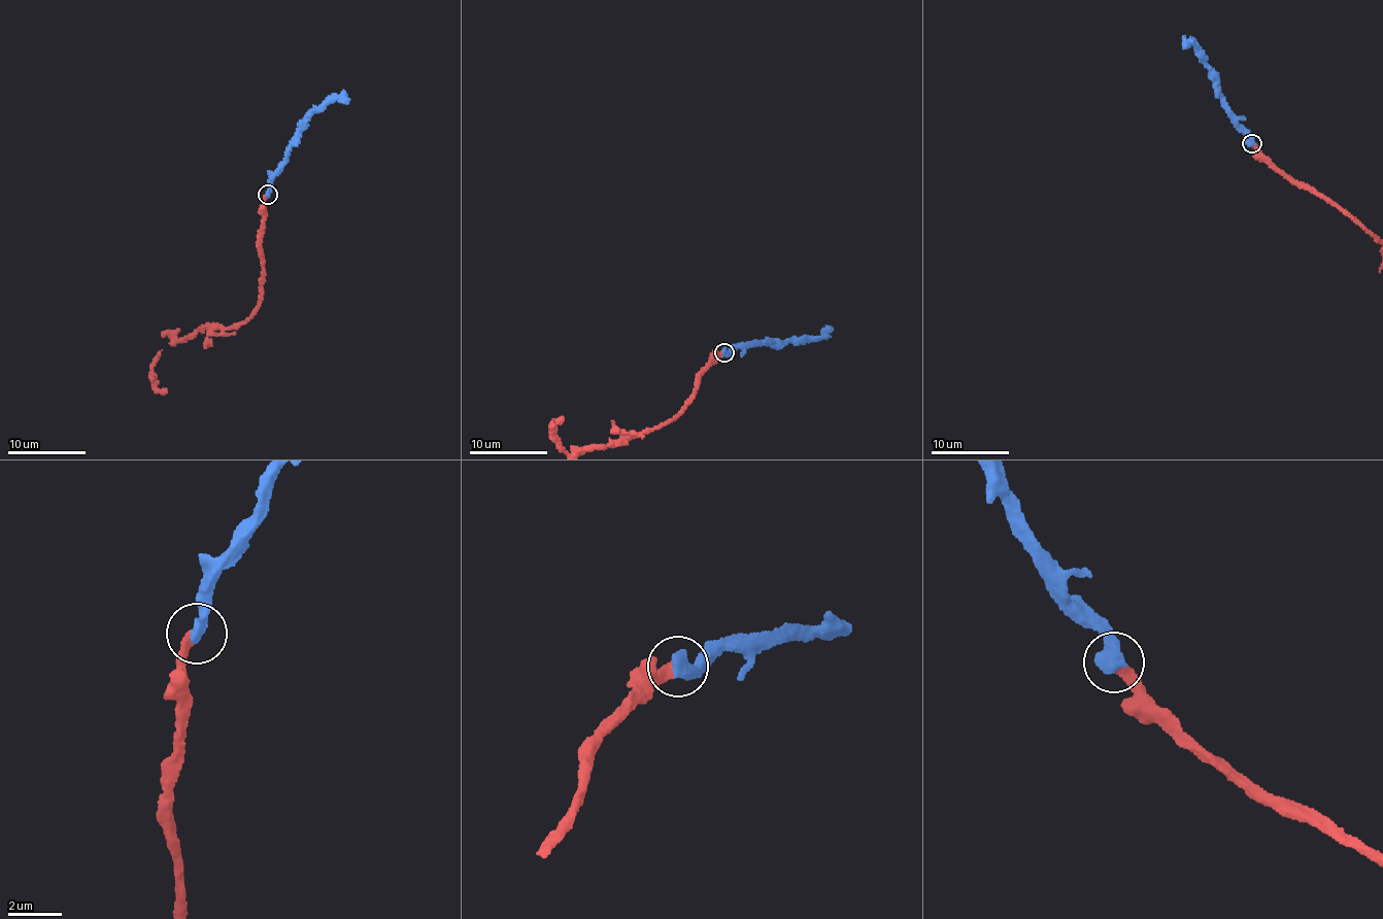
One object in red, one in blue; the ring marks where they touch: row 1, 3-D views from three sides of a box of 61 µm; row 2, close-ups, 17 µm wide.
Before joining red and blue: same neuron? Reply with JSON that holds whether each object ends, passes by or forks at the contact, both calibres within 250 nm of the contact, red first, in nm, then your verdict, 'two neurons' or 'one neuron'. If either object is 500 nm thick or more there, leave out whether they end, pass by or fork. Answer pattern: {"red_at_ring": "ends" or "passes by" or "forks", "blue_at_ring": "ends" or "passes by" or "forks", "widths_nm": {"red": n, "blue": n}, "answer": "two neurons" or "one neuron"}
{"widths_nm": {"red": 300, "blue": 500}, "answer": "one neuron"}

